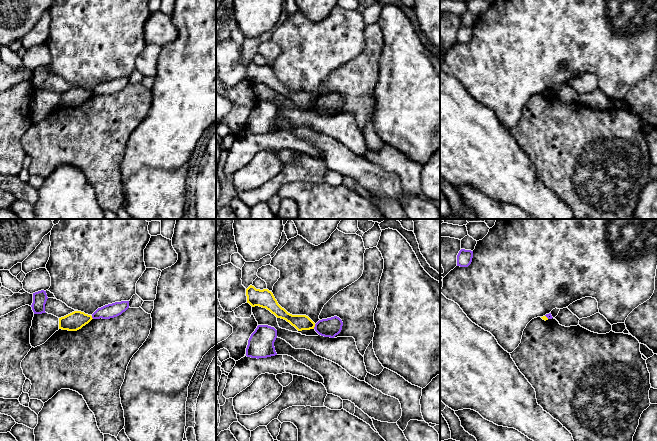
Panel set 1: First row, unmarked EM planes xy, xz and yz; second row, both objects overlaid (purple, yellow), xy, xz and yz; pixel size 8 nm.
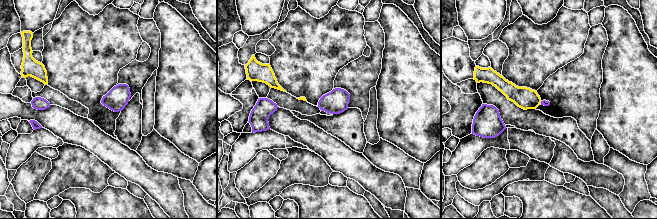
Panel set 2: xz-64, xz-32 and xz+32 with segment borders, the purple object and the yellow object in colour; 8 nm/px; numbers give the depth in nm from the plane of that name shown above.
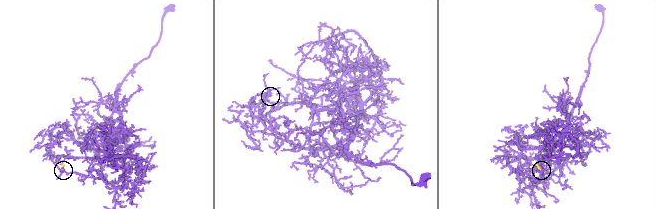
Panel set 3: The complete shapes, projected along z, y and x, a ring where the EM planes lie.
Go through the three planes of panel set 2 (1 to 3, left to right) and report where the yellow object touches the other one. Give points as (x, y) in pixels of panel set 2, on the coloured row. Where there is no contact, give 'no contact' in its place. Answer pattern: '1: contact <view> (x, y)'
1: no contact
2: no contact
3: no contact

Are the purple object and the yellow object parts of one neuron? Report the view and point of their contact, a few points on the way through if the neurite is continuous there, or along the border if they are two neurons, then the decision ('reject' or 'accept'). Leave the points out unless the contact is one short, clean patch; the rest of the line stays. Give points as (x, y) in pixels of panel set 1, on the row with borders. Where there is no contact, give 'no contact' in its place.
meets purple in xz at (315, 326); border along xz (315, 324), (313, 328); reject

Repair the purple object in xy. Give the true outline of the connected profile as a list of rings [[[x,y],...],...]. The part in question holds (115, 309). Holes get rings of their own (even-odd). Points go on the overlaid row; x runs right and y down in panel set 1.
[[[129,301],[115,302],[98,308],[93,314],[93,319],[110,319],[121,315],[129,308]]]

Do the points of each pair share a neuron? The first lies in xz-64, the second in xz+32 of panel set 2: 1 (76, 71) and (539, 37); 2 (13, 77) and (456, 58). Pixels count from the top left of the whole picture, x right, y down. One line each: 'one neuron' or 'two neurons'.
1: one neuron
2: one neuron

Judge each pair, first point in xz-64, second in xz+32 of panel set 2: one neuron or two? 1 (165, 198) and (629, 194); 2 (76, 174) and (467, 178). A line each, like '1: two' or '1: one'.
1: two
2: two

